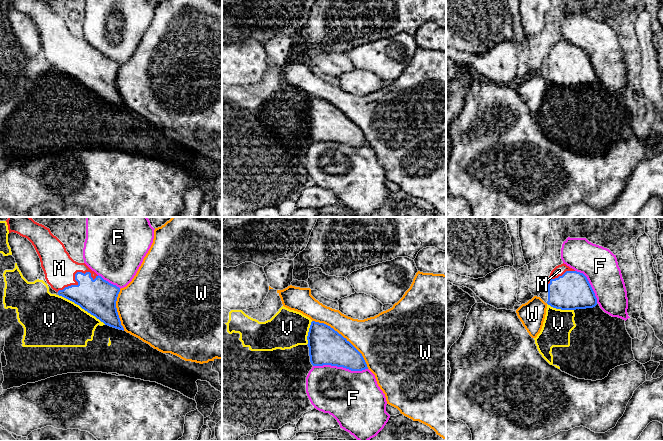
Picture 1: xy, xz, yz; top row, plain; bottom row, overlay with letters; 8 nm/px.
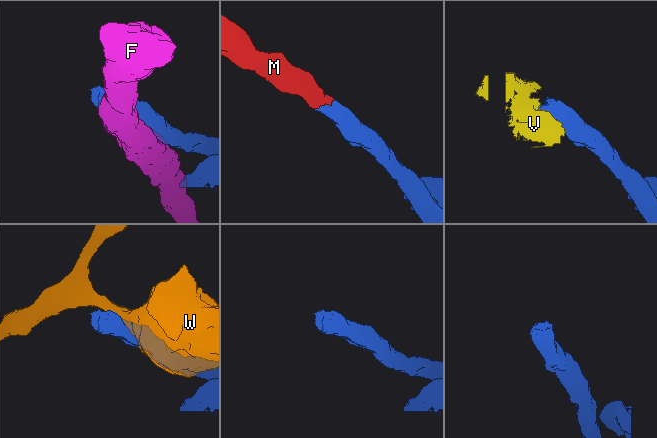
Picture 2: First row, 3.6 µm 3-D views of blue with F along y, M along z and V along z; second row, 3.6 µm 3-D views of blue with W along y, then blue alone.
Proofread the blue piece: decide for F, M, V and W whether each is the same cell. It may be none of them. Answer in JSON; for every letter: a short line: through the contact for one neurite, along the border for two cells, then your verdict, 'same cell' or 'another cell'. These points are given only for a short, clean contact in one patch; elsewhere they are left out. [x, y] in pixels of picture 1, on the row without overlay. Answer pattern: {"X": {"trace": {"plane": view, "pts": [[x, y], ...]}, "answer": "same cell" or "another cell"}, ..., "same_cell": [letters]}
{"F": {"answer": "another cell"}, "M": {"answer": "same cell"}, "V": {"answer": "another cell"}, "W": {"answer": "another cell"}, "same_cell": ["M"]}

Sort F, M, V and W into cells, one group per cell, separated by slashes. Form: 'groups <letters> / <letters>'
groups F / M / V / W

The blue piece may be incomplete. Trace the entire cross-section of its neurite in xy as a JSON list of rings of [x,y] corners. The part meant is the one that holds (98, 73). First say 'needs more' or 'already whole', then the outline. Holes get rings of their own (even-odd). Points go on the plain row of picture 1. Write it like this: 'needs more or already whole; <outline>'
needs more; [[[7,0],[9,9],[27,14],[34,22],[47,59],[62,72],[105,101],[123,106],[116,84],[120,64],[104,56],[85,39],[74,37],[64,20],[42,0]]]

